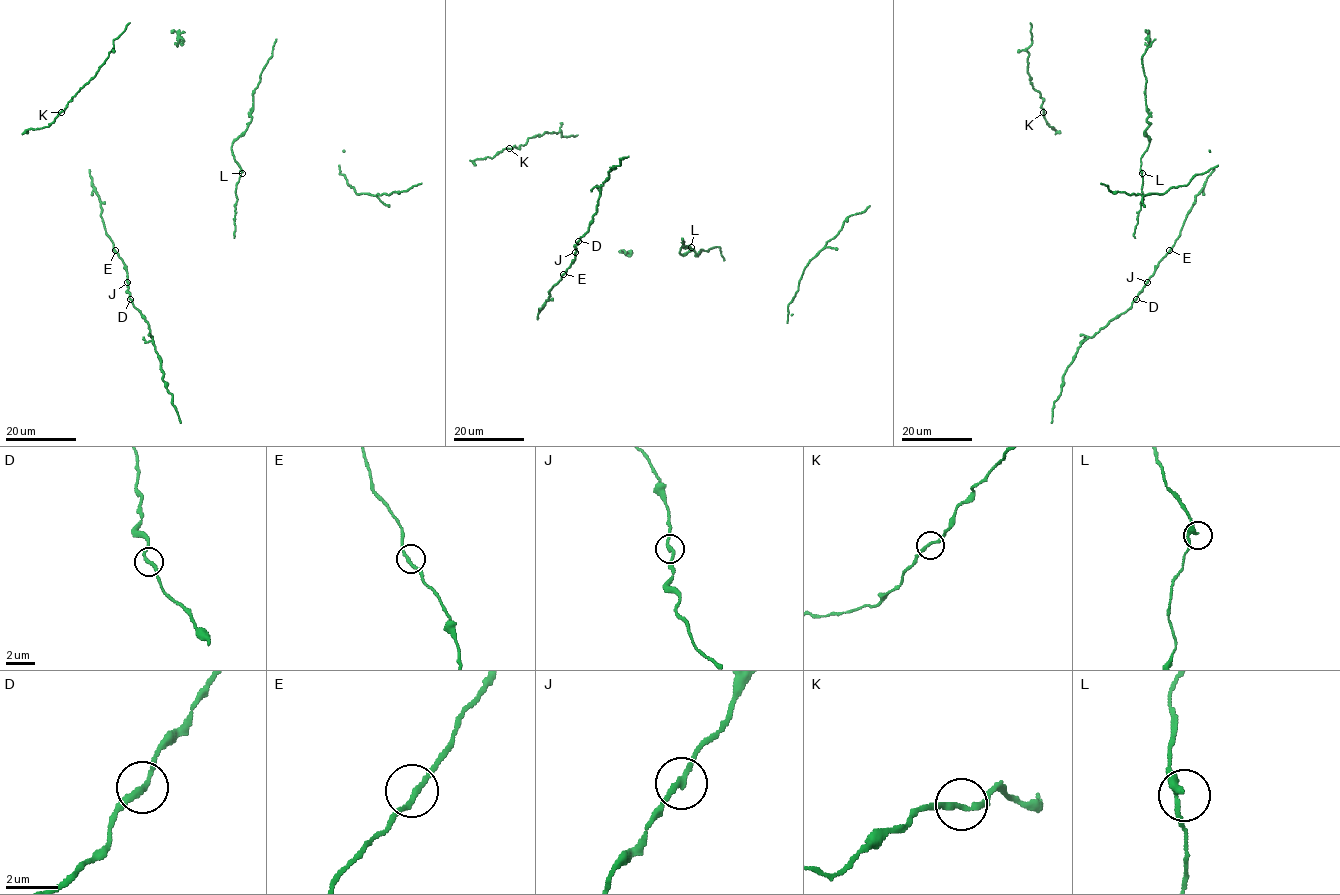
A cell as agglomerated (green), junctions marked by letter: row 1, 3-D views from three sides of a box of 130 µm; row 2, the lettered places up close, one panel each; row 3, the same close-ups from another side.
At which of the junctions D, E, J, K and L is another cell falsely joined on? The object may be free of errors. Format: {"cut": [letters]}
{"cut": []}

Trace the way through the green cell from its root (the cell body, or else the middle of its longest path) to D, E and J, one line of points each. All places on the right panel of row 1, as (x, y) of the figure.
D: (1155, 266), (1154, 273), (1136, 299)
E: (1155, 266), (1169, 250)
J: (1155, 266), (1148, 282)

